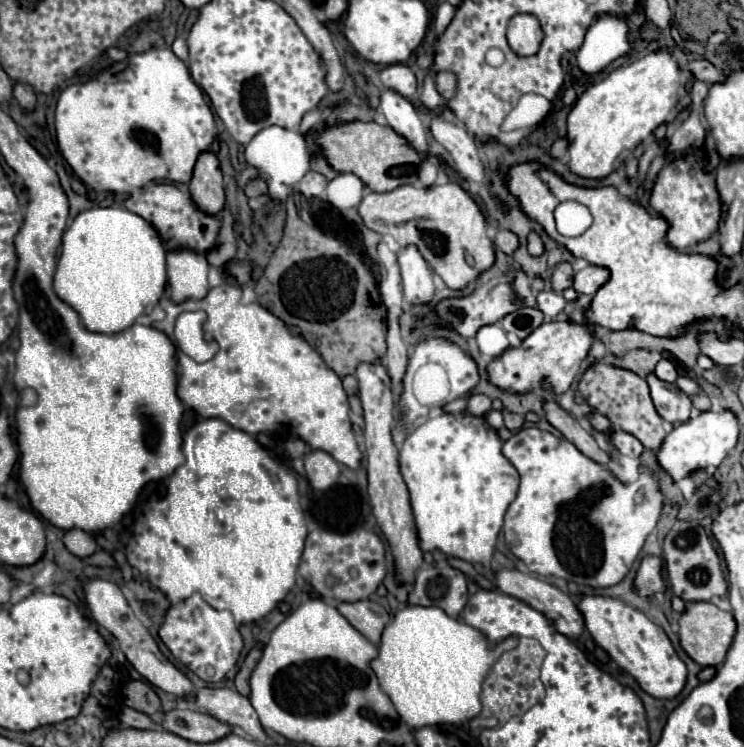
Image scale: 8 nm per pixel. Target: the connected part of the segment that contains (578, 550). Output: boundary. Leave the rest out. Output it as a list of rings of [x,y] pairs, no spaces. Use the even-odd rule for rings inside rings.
[[[537,427],[521,429],[511,439],[507,439],[503,443],[503,455],[515,465],[521,475],[517,497],[509,505],[503,525],[505,543],[511,553],[519,557],[529,567],[529,571],[543,577],[557,575],[565,581],[575,581],[591,587],[609,587],[619,583],[631,569],[647,535],[659,521],[663,495],[655,473],[649,467],[639,465],[639,479],[625,483],[617,479],[607,467],[583,455],[567,439],[559,439],[549,431],[541,431]],[[639,487],[647,489],[647,501],[643,505],[635,503],[635,493]]]

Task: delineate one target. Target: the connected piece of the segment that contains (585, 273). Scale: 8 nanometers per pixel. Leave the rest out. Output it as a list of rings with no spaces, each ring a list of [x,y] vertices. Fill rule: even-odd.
[[[589,265],[583,271],[575,273],[575,281],[573,281],[573,289],[577,293],[585,293],[585,295],[593,295],[609,277],[607,269],[601,269],[597,265]]]

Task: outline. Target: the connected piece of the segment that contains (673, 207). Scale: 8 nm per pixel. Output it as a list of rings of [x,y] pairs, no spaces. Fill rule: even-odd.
[[[685,155],[675,157],[671,163],[667,163],[651,189],[651,209],[659,215],[663,215],[669,223],[667,241],[675,249],[689,249],[695,247],[707,239],[713,237],[713,233],[719,231],[719,221],[723,213],[723,203],[715,185],[713,173],[703,169],[703,159],[699,155]]]

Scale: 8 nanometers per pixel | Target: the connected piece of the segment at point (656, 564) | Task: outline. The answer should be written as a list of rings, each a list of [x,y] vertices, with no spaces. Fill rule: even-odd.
[[[645,555],[639,571],[633,581],[633,589],[639,597],[651,599],[657,593],[665,593],[665,581],[663,581],[663,561],[655,555]]]

